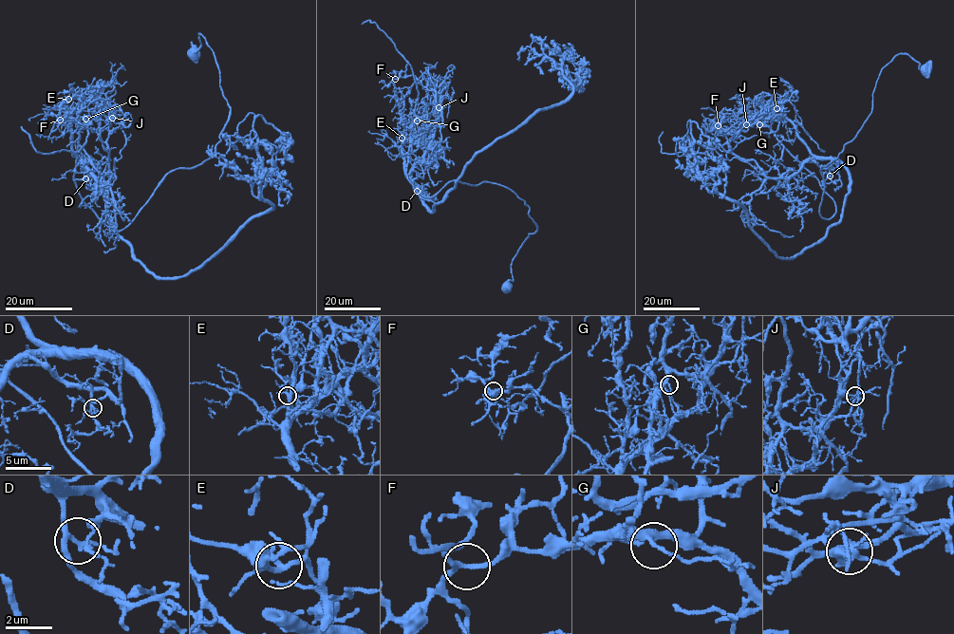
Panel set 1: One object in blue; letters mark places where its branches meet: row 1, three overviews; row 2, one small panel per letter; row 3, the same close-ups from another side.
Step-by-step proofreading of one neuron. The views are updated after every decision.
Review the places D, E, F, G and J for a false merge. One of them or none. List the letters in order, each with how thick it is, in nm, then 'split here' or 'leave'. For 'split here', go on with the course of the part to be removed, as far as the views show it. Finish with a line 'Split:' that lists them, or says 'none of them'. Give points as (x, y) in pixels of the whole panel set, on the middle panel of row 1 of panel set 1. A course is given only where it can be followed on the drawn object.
D: 190 nm thick; leave
E: 190 nm thick; leave
F: 200 nm thick; leave
G: 240 nm thick; leave
J: 190 nm thick; split here; foreign part runs (439, 107), (414, 122), (406, 176), (421, 195), (489, 181), (525, 202), (537, 231), (504, 293)
Split: J

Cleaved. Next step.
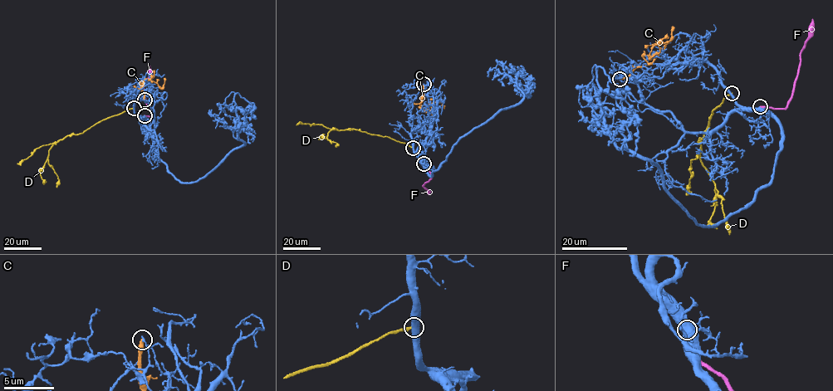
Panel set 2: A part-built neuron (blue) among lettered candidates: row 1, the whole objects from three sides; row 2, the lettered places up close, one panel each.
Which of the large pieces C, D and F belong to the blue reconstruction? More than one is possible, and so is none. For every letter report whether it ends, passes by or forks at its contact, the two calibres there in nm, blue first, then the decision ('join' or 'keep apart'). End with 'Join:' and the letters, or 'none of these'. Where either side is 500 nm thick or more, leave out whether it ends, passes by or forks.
C: it ends | 170/340 nm | keep apart
D: 500/280 nm | keep apart
F: 550/320 nm | join
Join: F

